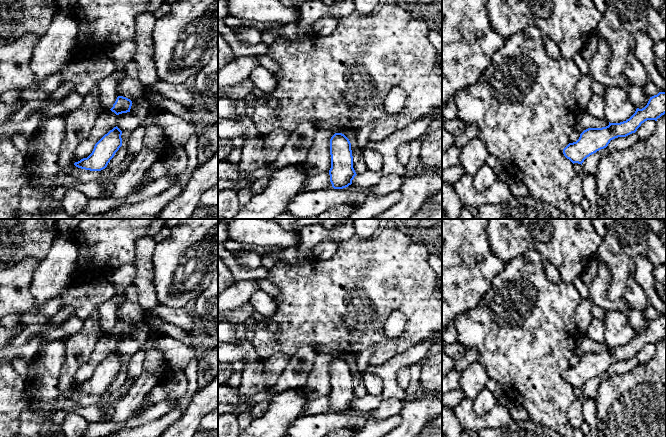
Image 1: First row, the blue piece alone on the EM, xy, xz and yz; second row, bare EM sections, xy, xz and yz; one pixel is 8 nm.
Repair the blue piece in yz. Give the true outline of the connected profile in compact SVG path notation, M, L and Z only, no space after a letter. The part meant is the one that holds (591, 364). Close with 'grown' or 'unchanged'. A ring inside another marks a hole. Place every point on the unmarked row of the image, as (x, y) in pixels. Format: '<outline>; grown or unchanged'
M659 316L650 321L647 329L639 333L626 345L610 347L602 352L588 352L584 354L576 366L569 367L564 373L564 380L573 388L581 388L590 379L608 370L611 364L626 361L635 357L647 344L657 345L666 337L666 316Z; unchanged

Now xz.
M335 357L330 363L331 392L330 406L334 413L343 413L352 408L357 399L353 392L351 367L342 357Z; unchanged

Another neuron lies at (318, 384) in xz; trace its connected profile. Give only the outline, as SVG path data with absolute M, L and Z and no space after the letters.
M316 354L312 368L308 373L307 381L301 386L309 400L315 400L330 394L330 363L334 358L329 354Z

